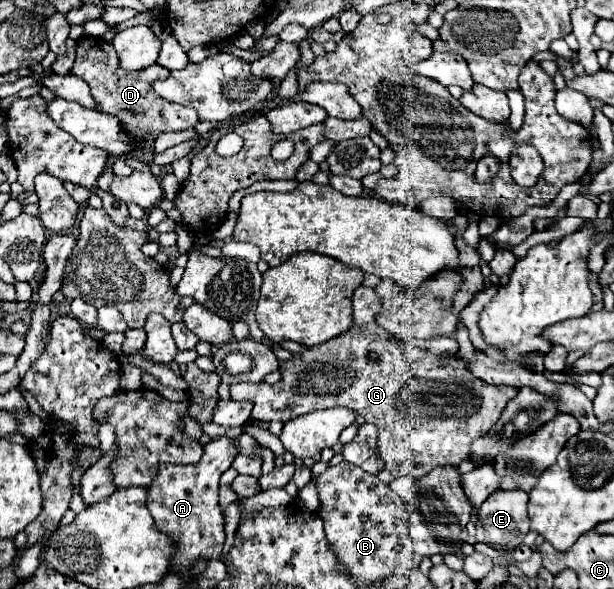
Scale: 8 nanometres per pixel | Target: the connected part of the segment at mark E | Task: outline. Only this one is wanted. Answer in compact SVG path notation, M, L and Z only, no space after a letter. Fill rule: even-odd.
M497 490L479 508L477 538L495 546L513 550L529 532L527 494L523 490Z

